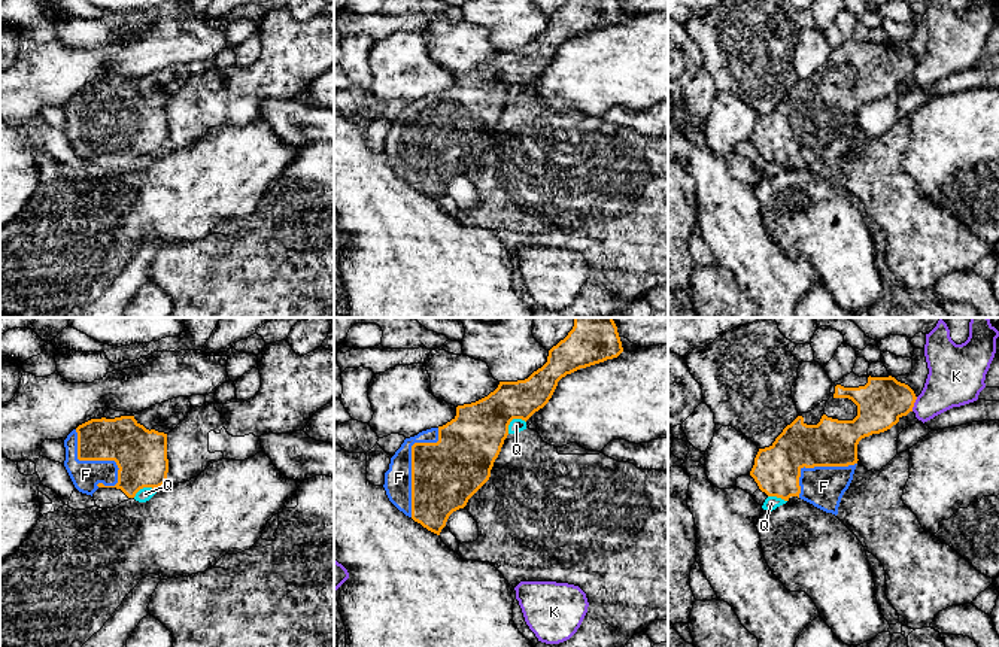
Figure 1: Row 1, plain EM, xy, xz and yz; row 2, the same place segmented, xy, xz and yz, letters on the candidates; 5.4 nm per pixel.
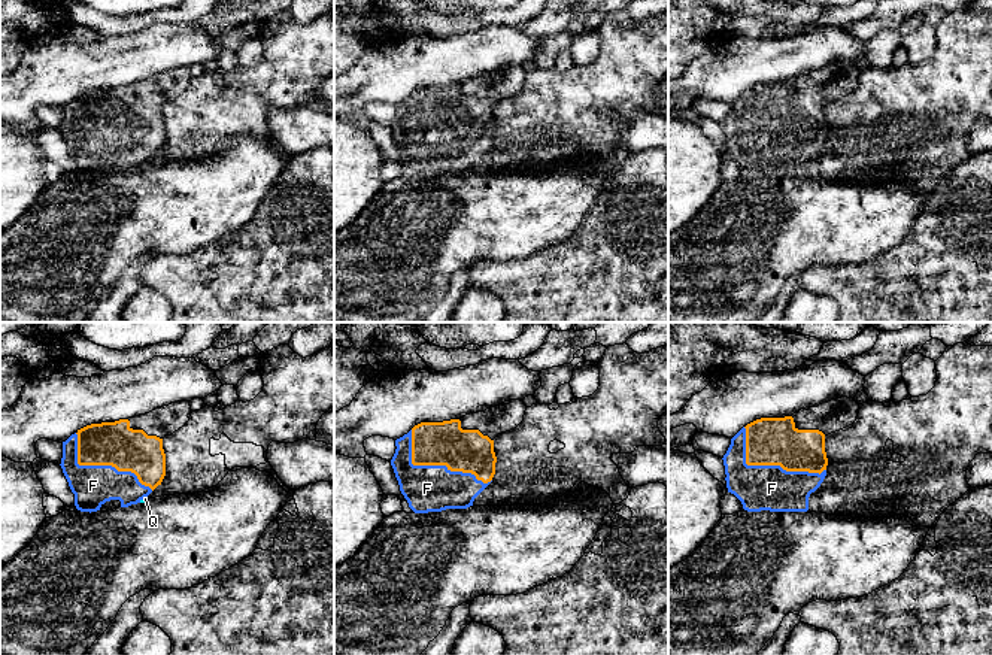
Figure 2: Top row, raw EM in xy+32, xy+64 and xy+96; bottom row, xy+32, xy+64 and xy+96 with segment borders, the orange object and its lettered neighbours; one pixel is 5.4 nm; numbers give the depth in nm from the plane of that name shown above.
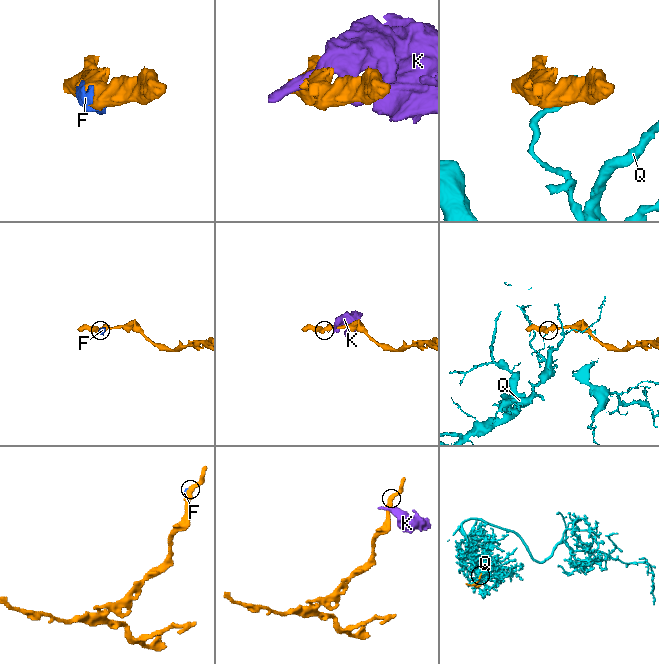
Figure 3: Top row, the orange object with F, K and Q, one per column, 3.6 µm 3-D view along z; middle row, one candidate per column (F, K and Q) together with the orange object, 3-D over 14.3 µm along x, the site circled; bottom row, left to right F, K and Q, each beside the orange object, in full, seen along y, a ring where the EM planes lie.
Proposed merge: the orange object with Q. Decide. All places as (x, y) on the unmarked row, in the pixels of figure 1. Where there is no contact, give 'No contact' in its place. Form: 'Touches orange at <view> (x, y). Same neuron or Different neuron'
Touches orange at xy (145, 152). Different neuron

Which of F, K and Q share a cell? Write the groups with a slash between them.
F / K / Q

